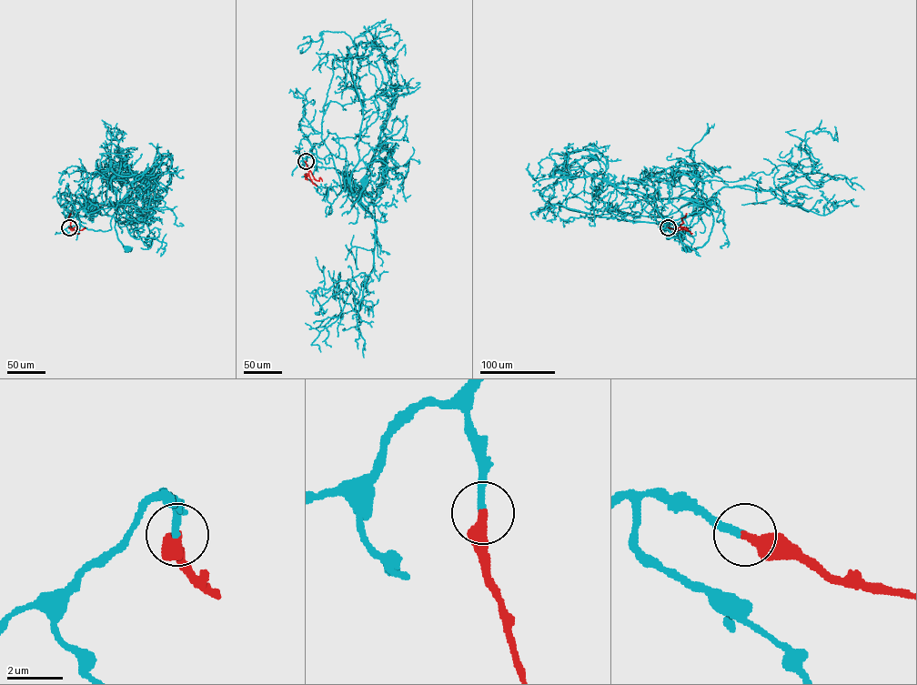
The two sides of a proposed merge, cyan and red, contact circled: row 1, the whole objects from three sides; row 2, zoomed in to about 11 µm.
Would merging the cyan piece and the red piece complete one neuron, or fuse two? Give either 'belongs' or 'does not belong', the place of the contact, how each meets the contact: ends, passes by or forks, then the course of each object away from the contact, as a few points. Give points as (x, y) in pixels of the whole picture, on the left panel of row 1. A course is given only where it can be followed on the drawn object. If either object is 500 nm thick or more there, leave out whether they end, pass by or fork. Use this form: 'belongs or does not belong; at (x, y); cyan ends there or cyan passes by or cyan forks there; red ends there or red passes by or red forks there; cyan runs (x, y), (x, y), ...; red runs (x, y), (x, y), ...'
belongs; at (69, 227); cyan ends there; red ends there; cyan runs (69, 226), (79, 224), (87, 229), (110, 230), (118, 204), (125, 196), (115, 226), (117, 238), (125, 247); red runs (69, 226), (72, 230), (68, 218), (70, 213)

